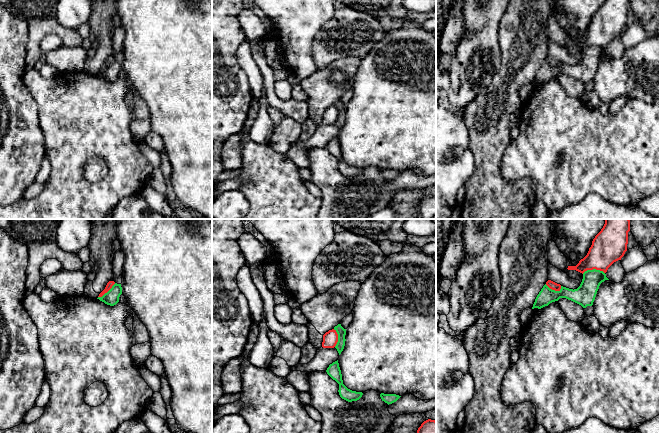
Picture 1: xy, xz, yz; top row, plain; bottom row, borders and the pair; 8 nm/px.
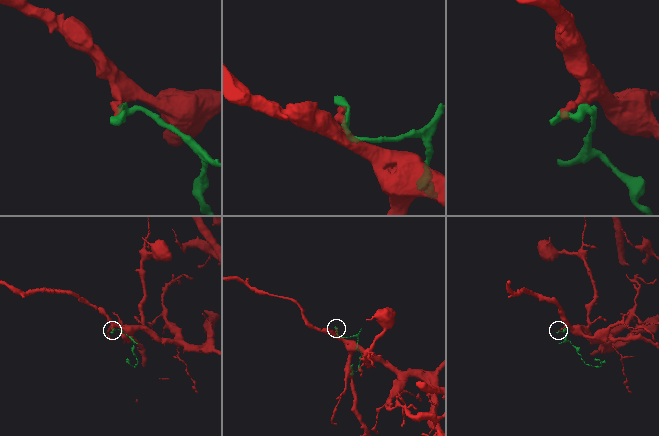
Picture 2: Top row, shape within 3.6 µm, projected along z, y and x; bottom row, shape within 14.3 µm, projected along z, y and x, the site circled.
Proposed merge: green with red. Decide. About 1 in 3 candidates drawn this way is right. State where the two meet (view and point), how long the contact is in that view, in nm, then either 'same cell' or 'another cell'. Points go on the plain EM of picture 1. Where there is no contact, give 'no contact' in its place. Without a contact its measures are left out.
yz (593, 45) | 180 nm | another cell

